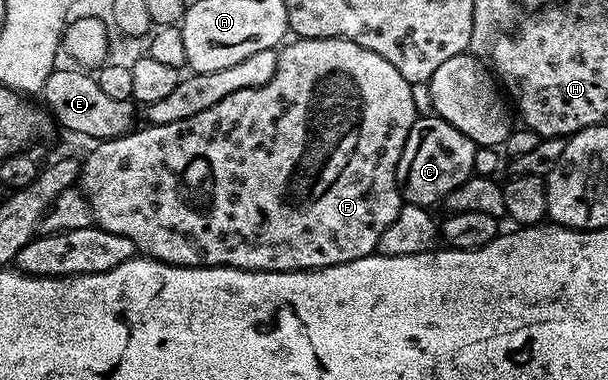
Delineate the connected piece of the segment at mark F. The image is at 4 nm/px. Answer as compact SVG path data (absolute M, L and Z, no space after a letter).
M303 37L294 39L278 49L276 75L272 75L272 79L268 79L268 83L264 83L264 87L248 87L244 91L232 91L232 95L220 99L220 103L216 103L216 107L208 107L208 111L200 111L200 115L192 115L192 119L180 119L176 123L164 123L163 125L147 124L146 129L135 128L133 131L124 134L123 137L99 140L95 144L98 146L87 155L86 161L84 157L84 162L81 164L80 188L92 203L97 228L112 231L116 235L124 235L128 239L132 239L134 248L139 254L153 257L155 261L162 261L166 265L187 265L188 267L227 265L233 269L243 269L244 271L292 271L293 269L323 269L340 263L352 263L352 259L364 259L377 250L380 235L384 235L388 225L396 219L399 211L402 210L404 202L400 188L398 164L402 158L404 143L408 139L408 131L412 131L412 123L417 121L420 116L418 105L414 102L414 93L410 89L413 89L411 82L406 81L404 75L400 75L400 71L396 71L396 67L392 67L392 63L388 63L388 59L376 55L376 51L368 51L364 47L360 47L346 37Z

